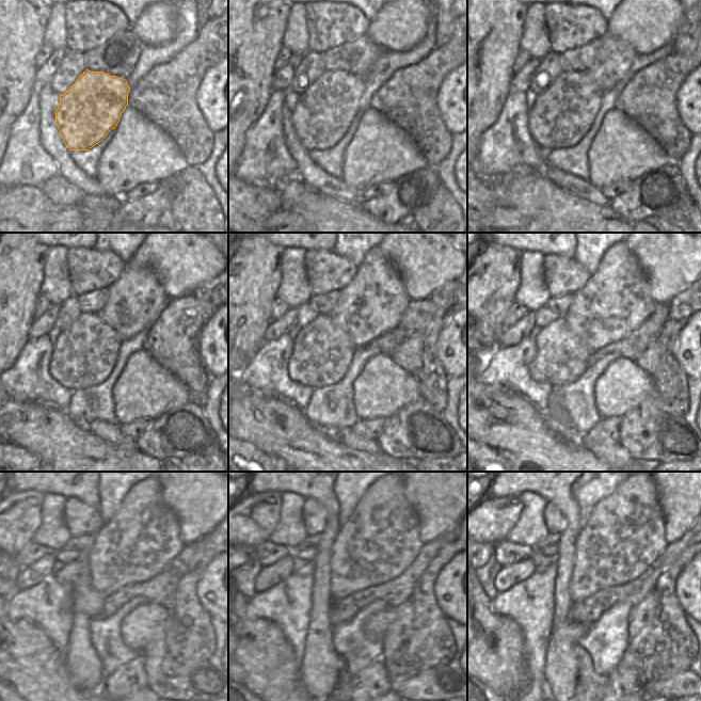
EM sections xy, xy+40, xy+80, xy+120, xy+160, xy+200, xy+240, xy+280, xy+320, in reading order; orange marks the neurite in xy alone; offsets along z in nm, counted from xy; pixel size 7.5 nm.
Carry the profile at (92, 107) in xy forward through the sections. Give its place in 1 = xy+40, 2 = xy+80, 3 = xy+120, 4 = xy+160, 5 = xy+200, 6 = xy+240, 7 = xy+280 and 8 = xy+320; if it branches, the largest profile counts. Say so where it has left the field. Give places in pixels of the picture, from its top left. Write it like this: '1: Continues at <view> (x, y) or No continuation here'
1: Continues at xy+40 (322, 115)
2: Continues at xy+80 (561, 116)
3: Continues at xy+120 (84, 353)
4: Continues at xy+160 (322, 354)
5: Continues at xy+200 (561, 359)
6: Continues at xy+240 (85, 600)
7: Continues at xy+280 (308, 569)
8: Continues at xy+320 (538, 569).

